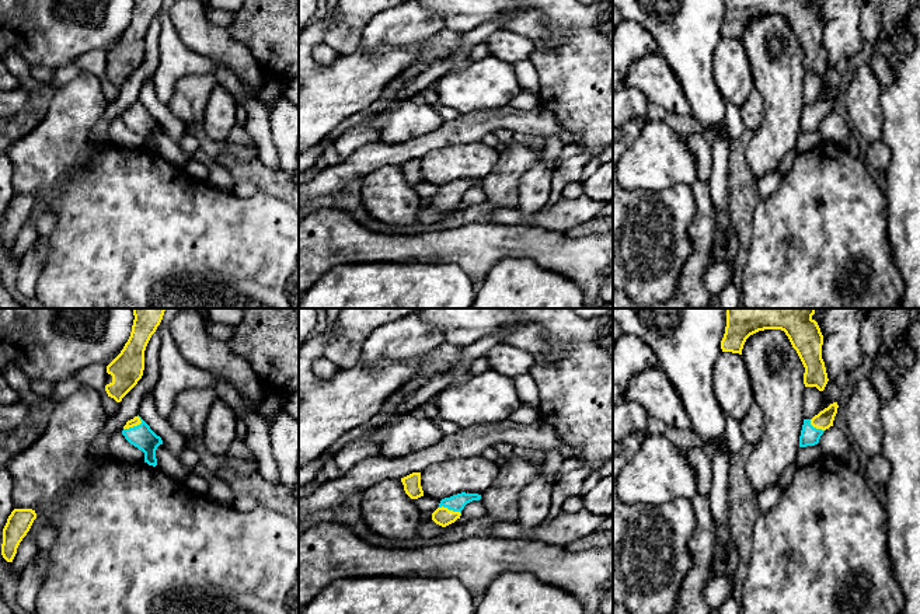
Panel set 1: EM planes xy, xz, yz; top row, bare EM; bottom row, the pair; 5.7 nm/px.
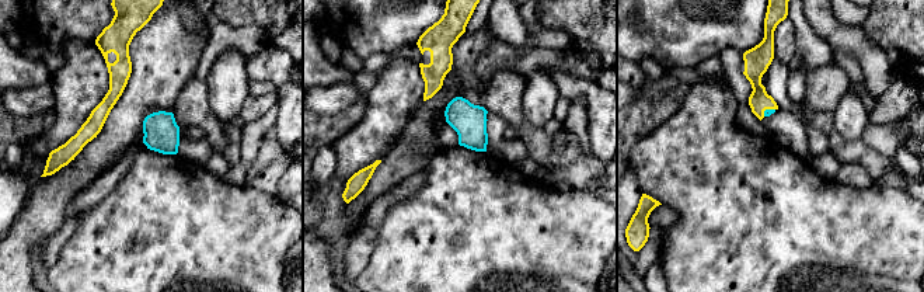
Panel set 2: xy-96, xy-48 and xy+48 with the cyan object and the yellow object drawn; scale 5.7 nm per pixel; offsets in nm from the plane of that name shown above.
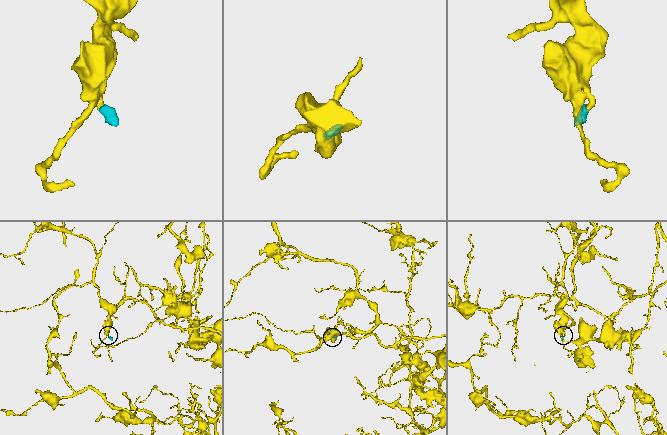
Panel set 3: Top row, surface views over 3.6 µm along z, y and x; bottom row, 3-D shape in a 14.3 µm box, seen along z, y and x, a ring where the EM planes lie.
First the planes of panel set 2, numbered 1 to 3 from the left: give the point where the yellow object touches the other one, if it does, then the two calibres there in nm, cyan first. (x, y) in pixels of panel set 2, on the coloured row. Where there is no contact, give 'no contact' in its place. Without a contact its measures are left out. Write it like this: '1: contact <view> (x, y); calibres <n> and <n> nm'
1: no contact
2: no contact
3: contact xy+48 (767, 110); calibres 50 and 120 nm

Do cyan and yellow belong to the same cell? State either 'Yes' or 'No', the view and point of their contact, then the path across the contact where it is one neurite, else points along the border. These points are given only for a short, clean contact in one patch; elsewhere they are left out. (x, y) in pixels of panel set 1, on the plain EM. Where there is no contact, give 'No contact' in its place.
Yes. Touches cyan at xy (133, 112). Path across: xy (140, 122), (133, 112), (136, 107)

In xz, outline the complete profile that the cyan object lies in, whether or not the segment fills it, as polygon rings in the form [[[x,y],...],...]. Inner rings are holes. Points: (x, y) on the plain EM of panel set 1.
[[[466,178],[445,184],[440,186],[439,193],[432,199],[432,206],[439,212],[446,213],[460,205],[461,196],[467,189],[480,185],[481,181]]]

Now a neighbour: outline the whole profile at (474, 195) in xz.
[[[473,186],[464,192],[460,203],[466,206],[471,206],[471,205],[482,203],[485,200],[487,200],[487,195],[481,189],[481,186]]]

